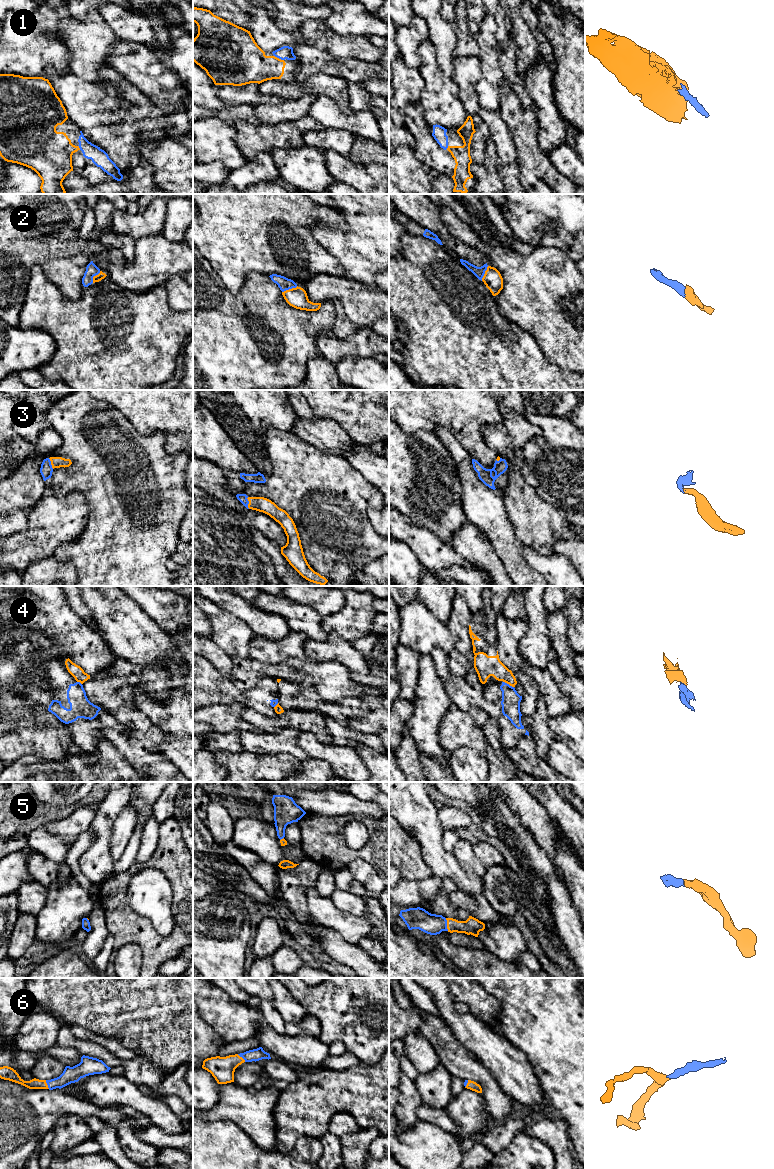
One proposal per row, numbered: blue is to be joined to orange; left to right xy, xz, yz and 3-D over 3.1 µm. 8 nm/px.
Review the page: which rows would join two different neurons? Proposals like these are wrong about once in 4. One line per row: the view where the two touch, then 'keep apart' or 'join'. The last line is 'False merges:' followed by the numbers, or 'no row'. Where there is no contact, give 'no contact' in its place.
1: xz | join
2: xz | join
3: xz | join
4: yz | keep apart
5: yz | join
6: xy | join
False merges: 4

